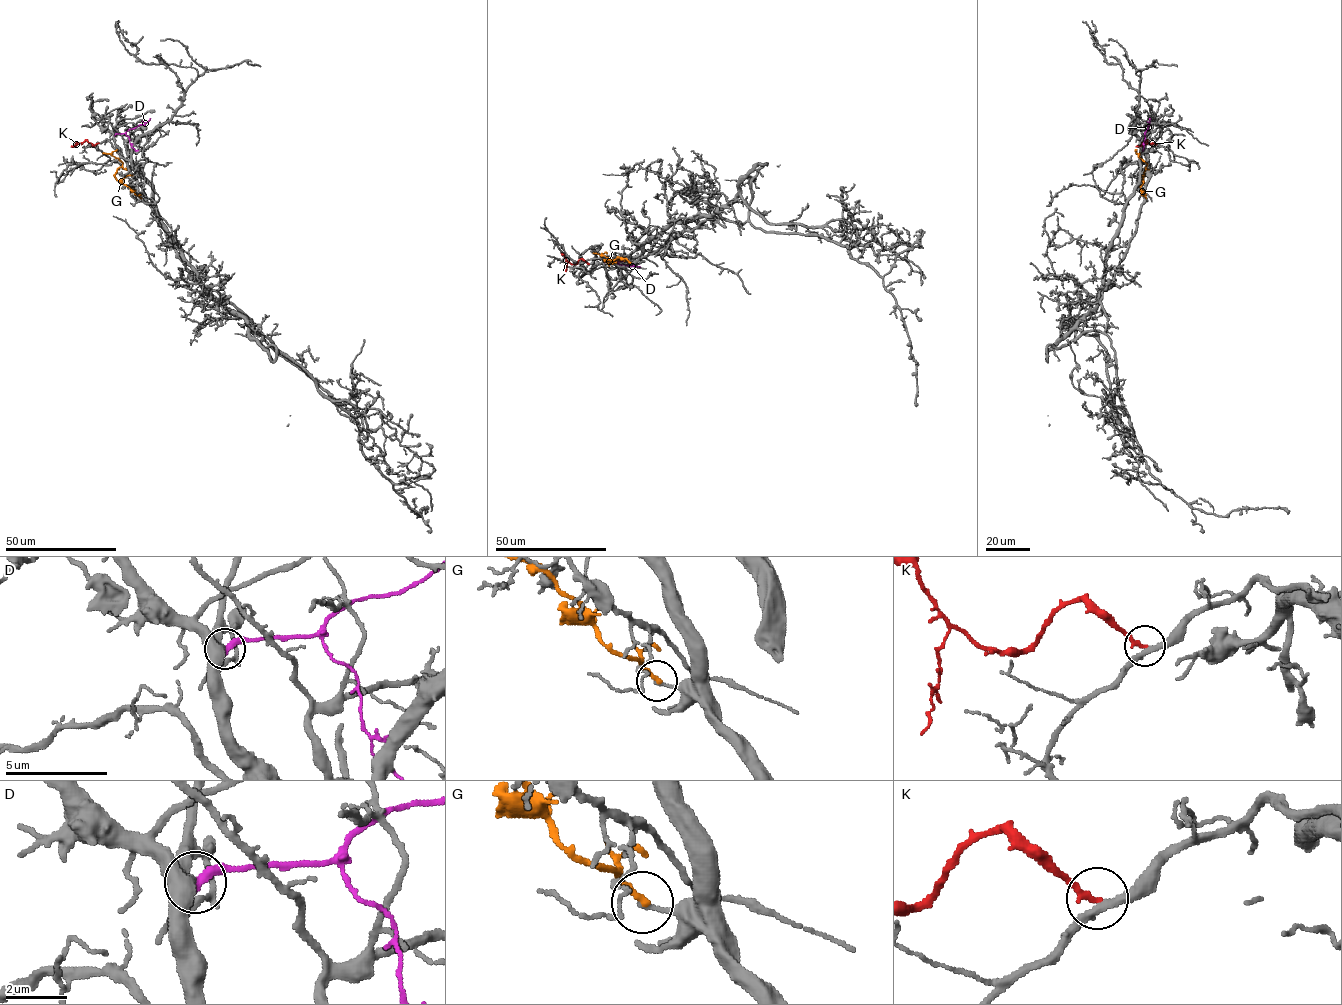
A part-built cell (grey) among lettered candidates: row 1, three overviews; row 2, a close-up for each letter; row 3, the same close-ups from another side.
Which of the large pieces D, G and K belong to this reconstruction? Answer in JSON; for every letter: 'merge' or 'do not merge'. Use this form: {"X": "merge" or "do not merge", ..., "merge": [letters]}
{"D": "do not merge", "G": "do not merge", "K": "merge", "merge": ["K"]}

